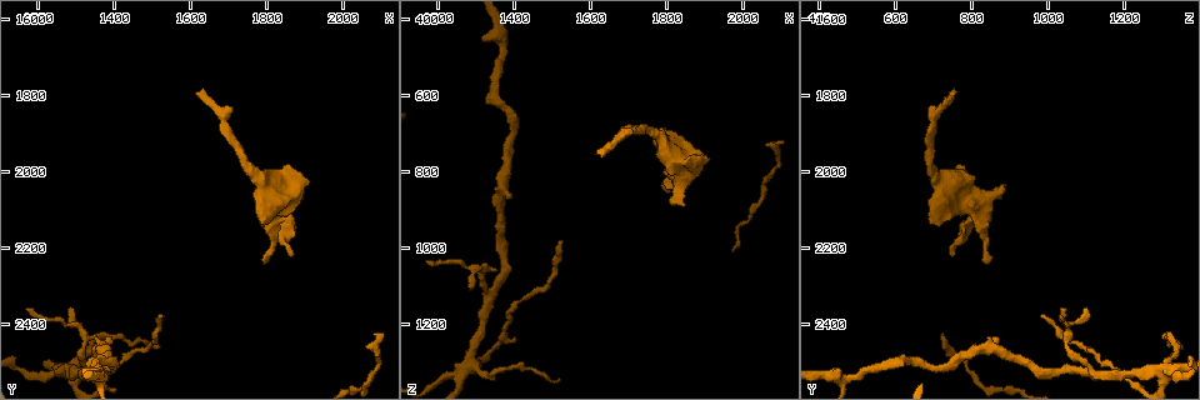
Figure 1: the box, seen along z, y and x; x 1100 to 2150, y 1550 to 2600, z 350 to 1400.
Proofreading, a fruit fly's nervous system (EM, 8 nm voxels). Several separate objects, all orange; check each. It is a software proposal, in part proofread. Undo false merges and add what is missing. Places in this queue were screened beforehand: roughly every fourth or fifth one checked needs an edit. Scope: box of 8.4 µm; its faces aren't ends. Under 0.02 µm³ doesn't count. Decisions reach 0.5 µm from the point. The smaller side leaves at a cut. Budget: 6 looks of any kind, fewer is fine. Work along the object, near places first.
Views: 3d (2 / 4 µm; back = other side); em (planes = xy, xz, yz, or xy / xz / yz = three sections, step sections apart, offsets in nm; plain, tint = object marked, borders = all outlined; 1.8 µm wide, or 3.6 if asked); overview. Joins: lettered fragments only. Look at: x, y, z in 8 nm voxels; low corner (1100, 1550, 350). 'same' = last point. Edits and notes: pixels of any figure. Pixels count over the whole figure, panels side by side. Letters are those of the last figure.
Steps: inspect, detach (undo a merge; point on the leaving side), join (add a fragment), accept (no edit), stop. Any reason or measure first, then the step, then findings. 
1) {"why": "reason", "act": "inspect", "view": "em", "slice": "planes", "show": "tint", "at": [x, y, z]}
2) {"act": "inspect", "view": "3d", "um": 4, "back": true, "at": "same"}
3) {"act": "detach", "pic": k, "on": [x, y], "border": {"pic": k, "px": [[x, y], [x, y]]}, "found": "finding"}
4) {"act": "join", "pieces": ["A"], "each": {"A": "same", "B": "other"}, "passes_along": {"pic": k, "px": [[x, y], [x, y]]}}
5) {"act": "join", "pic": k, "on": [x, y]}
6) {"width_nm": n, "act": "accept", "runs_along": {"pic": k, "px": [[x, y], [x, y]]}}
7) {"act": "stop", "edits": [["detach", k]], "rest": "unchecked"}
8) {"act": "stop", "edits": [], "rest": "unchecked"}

{"why": "an open end", "act": "inspect", "view": "3d", "um": 2, "at": [1865, 2230, 745]}

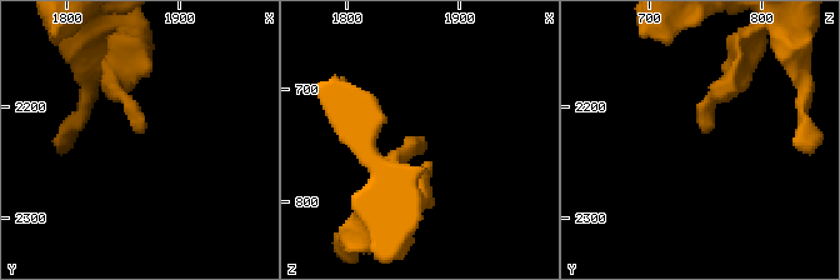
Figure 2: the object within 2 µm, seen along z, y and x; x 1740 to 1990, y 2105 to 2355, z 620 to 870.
{"act": "inspect", "view": "em", "slice": "planes", "show": "borders", "at": [1864, 2224, 750]}

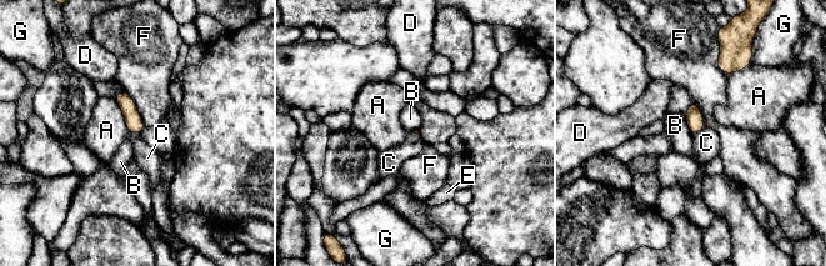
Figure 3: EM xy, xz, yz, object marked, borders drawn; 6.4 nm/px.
{"act": "accept", "each": {"A": "other", "B": "other", "C": "other", "D": "other", "E": "other", "F": "other", "G": "other"}, "border": {"pic": 3, "px": [[705, 126], [692, 135]]}, "found": "no lettered fragment goes on from it"}

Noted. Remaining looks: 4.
{"why": "arms run side by side", "act": "inspect", "view": "em", "slice": "planes", "show": "borders", "at": [1285, 2525, 1310]}

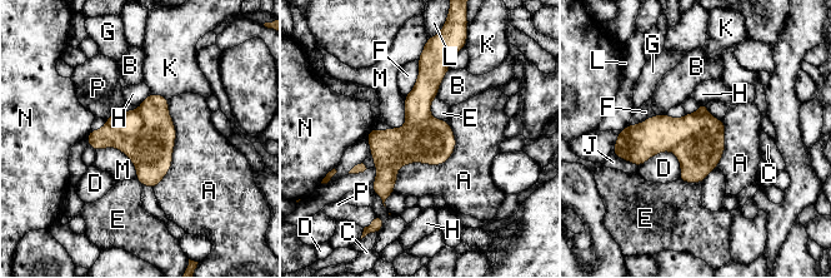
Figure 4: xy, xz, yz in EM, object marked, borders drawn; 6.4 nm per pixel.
{"act": "detach", "pic": 4, "on": [150, 150], "each": {"A": "other", "B": "other", "C": "other", "D": "other", "E": "other", "F": "other", "G": "other", "H": "other", "J": "other", "K": "other", "L": "other", "M": "other", "N": "other", "P": "other"}, "border": {"pic": 4, "px": [[143, 118], [134, 134], [106, 123]]}, "found": "a second neuron is stuck on"}

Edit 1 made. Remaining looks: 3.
{"why": "narrows sharply", "act": "inspect", "view": "em", "slice": "planes", "show": "borders", "at": [1320, 2455, 1055]}

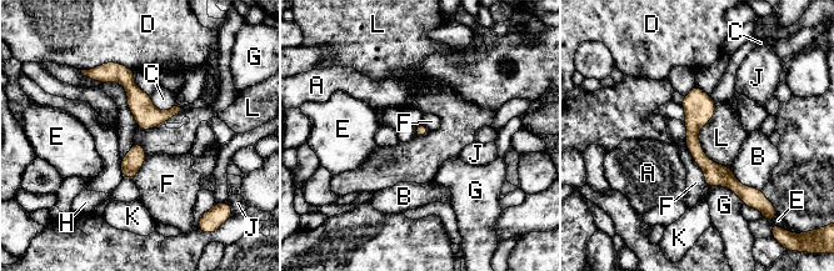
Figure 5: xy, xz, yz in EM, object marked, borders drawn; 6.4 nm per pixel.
{"act": "accept", "each": {"A": "other", "B": "other", "C": "other", "D": "other", "E": "other", "F": "other", "G": "other", "H": "other", "J": "other", "K": "other", "L": "other"}, "runs_along": {"pic": 5, "px": [[695, 90], [693, 145], [748, 196]]}, "found": "all the same neuron"}

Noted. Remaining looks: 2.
{"act": "stop", "edits": [["detach", 4]], "rest": "unchecked"}

